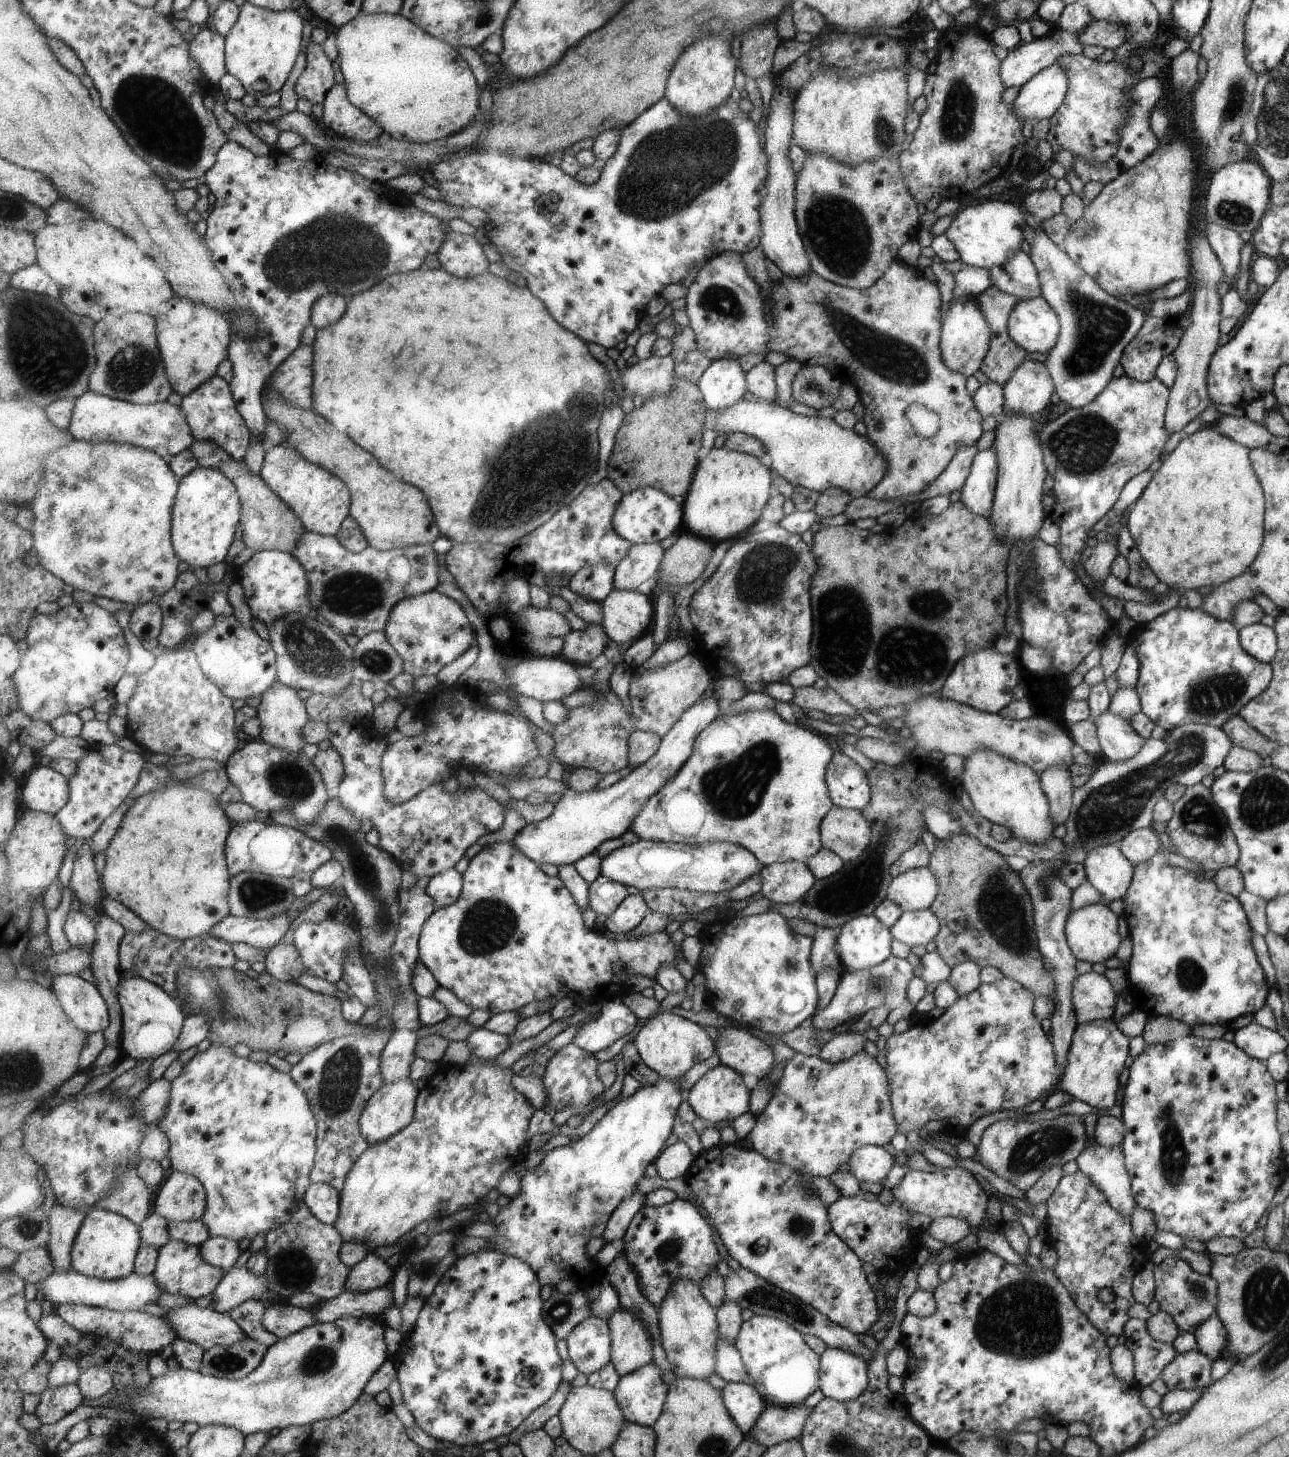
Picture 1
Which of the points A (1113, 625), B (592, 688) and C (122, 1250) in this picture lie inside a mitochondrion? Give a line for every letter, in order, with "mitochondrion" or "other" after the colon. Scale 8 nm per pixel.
A: other
B: other
C: other

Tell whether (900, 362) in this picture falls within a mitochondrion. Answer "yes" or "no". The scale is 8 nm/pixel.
yes

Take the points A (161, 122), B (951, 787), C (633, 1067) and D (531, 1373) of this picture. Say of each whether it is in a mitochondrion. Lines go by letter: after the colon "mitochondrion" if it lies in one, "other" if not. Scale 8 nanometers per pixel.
A: mitochondrion
B: other
C: other
D: other

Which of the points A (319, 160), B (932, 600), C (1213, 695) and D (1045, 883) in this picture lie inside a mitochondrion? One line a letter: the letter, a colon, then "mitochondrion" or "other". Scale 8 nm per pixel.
A: other
B: mitochondrion
C: mitochondrion
D: mitochondrion

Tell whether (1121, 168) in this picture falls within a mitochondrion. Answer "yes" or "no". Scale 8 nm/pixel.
no

